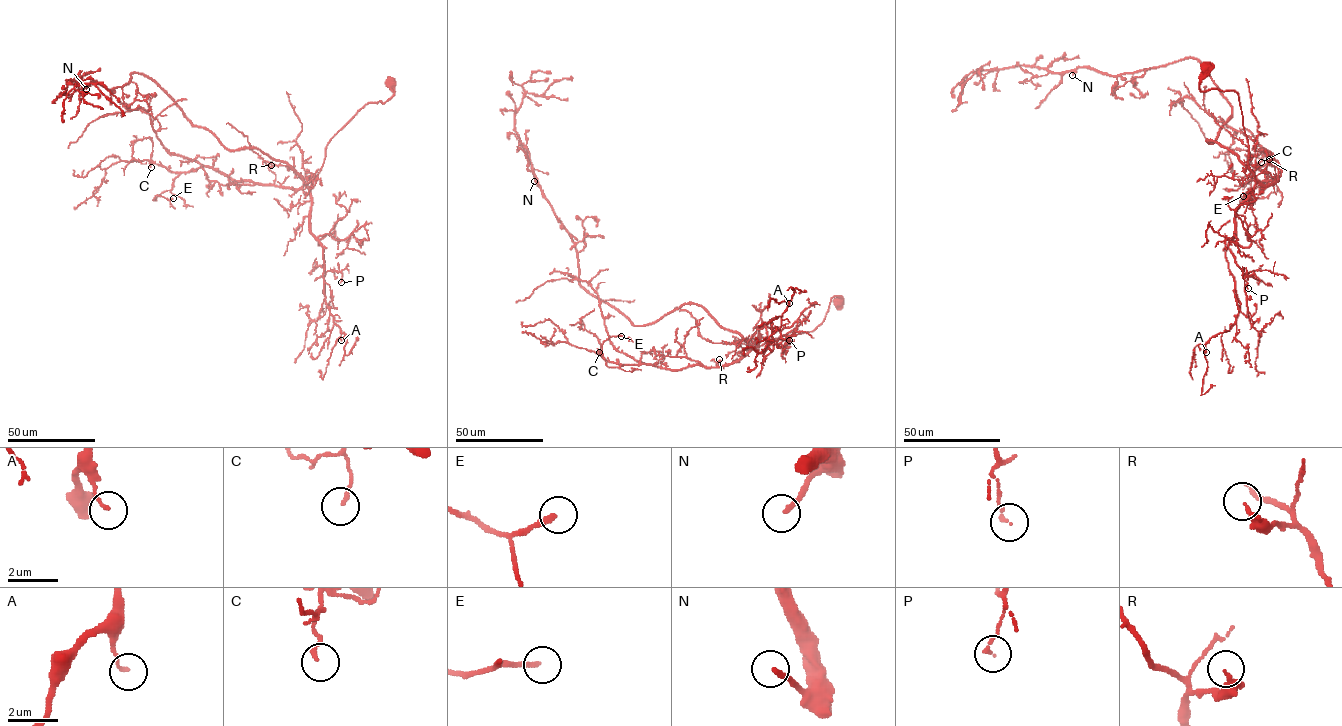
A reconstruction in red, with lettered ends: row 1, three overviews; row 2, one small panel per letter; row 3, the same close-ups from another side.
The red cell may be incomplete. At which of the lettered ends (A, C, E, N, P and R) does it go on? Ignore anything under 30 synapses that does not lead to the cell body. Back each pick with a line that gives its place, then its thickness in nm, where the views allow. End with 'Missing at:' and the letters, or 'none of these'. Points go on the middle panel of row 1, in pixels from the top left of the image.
N: Place: (534, 181). Thickness 200 nm
Missing at: N

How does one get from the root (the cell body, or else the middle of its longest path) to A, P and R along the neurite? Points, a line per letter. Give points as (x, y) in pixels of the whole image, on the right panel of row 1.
A: (1206, 71), (1202, 91), (1238, 94), (1255, 183), (1225, 250), (1239, 313), (1206, 352)
P: (1206, 71), (1202, 91), (1238, 94), (1248, 141), (1255, 187), (1228, 246), (1252, 275), (1248, 288)
R: (1206, 71), (1202, 91), (1238, 94), (1248, 166), (1256, 183), (1268, 185), (1278, 178), (1269, 159)

